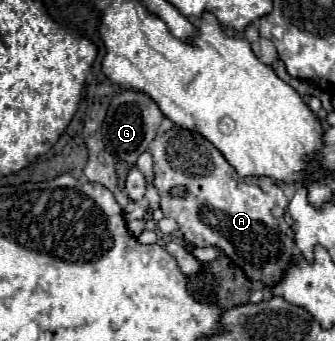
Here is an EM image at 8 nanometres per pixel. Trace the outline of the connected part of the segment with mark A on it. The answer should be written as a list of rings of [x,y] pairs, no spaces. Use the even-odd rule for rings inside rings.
[[[172,126],[168,132],[158,134],[154,142],[148,146],[148,152],[154,158],[154,174],[156,174],[154,186],[162,198],[160,210],[164,212],[164,216],[170,216],[178,222],[184,240],[198,248],[210,244],[218,246],[232,262],[236,262],[246,272],[254,288],[274,286],[278,278],[282,278],[282,272],[290,266],[290,260],[296,254],[292,228],[284,220],[288,198],[284,196],[282,188],[276,186],[272,178],[266,176],[248,176],[248,178],[238,176],[238,172],[228,164],[228,160],[220,154],[220,150],[212,142],[208,142],[202,134],[180,126]],[[178,184],[184,184],[188,188],[188,198],[172,198],[168,194],[168,190]]]

